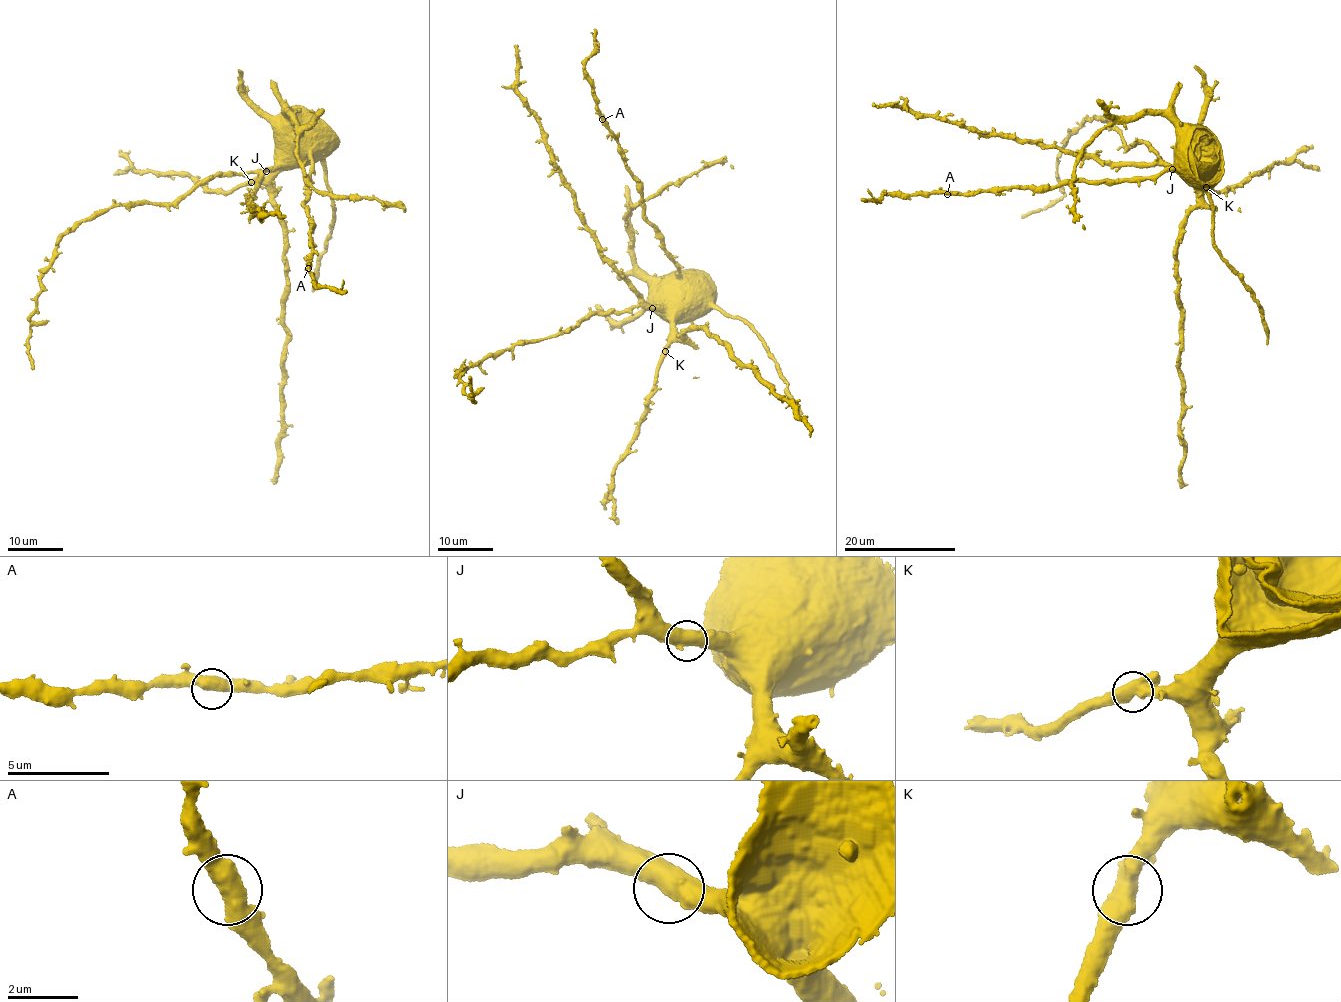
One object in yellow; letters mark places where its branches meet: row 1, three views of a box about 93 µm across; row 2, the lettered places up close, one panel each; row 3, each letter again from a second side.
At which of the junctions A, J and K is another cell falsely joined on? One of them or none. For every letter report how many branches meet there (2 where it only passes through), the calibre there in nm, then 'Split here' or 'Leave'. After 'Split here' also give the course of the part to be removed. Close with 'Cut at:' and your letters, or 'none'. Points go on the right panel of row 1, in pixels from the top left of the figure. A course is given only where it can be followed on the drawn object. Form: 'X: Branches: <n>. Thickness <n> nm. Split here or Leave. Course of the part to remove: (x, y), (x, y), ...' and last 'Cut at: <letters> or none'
A: Branches: 2. Thickness 600 nm. Leave
J: Branches: 2. Thickness 600 nm. Leave
K: Branches: 2. Thickness 600 nm. Leave
Cut at: none

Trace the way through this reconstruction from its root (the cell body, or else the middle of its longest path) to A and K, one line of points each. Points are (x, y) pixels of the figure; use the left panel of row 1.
A: (266, 168), (297, 155), (312, 157), (304, 205), (315, 223), (308, 268)
K: (266, 168), (277, 167), (273, 173), (251, 182)

